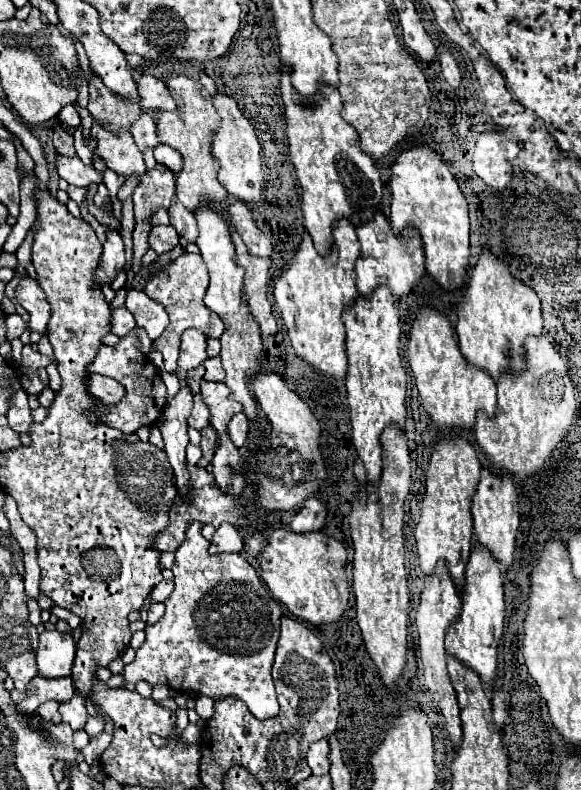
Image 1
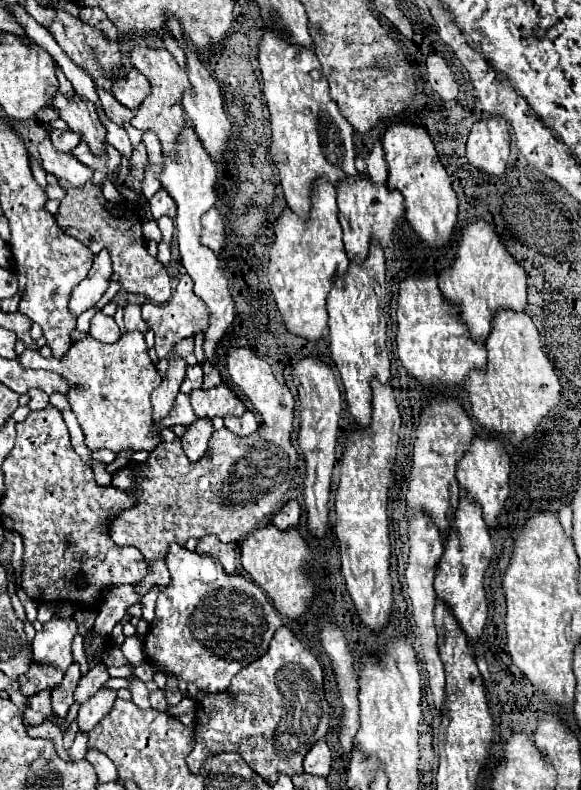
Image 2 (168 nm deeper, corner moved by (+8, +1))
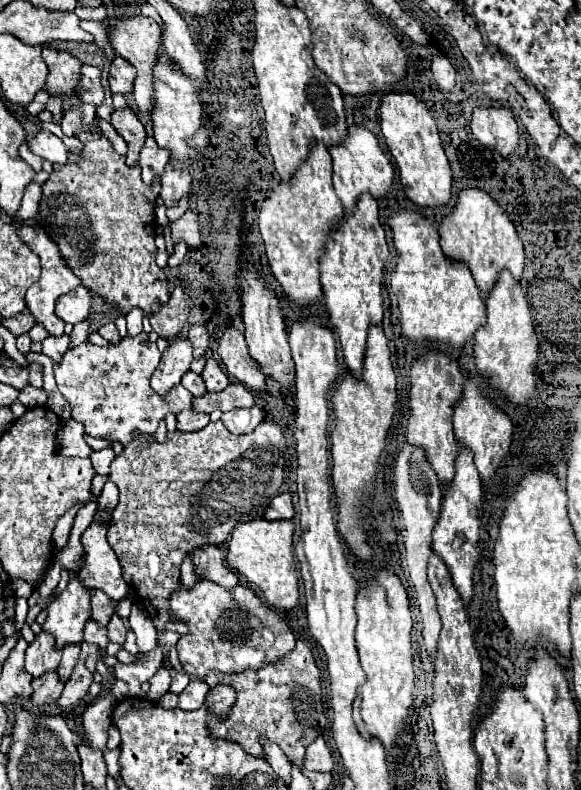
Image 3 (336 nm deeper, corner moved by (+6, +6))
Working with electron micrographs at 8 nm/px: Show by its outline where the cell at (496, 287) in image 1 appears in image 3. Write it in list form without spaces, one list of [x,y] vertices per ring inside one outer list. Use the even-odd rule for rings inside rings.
[[[466,188],[460,192],[454,210],[440,224],[440,246],[448,260],[462,262],[472,272],[480,296],[488,296],[498,276],[508,270],[516,280],[524,272],[524,248],[508,214],[486,192]]]

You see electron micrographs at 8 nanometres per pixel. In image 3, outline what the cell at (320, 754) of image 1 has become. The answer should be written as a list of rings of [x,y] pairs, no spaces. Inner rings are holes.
[[[318,736],[312,746],[306,750],[306,758],[304,758],[304,768],[306,770],[316,770],[316,772],[330,772],[334,766],[334,758],[324,742],[322,736]]]

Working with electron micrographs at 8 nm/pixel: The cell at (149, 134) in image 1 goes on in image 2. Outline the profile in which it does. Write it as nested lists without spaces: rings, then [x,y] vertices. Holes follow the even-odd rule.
[[[96,87],[96,93],[98,93],[100,105],[102,105],[106,117],[112,119],[116,125],[122,127],[124,121],[130,121],[130,119],[132,119],[132,111],[130,111],[128,107],[124,107],[122,103],[118,103],[118,101],[114,99],[112,93],[108,93],[108,91],[100,91],[100,87]]]

